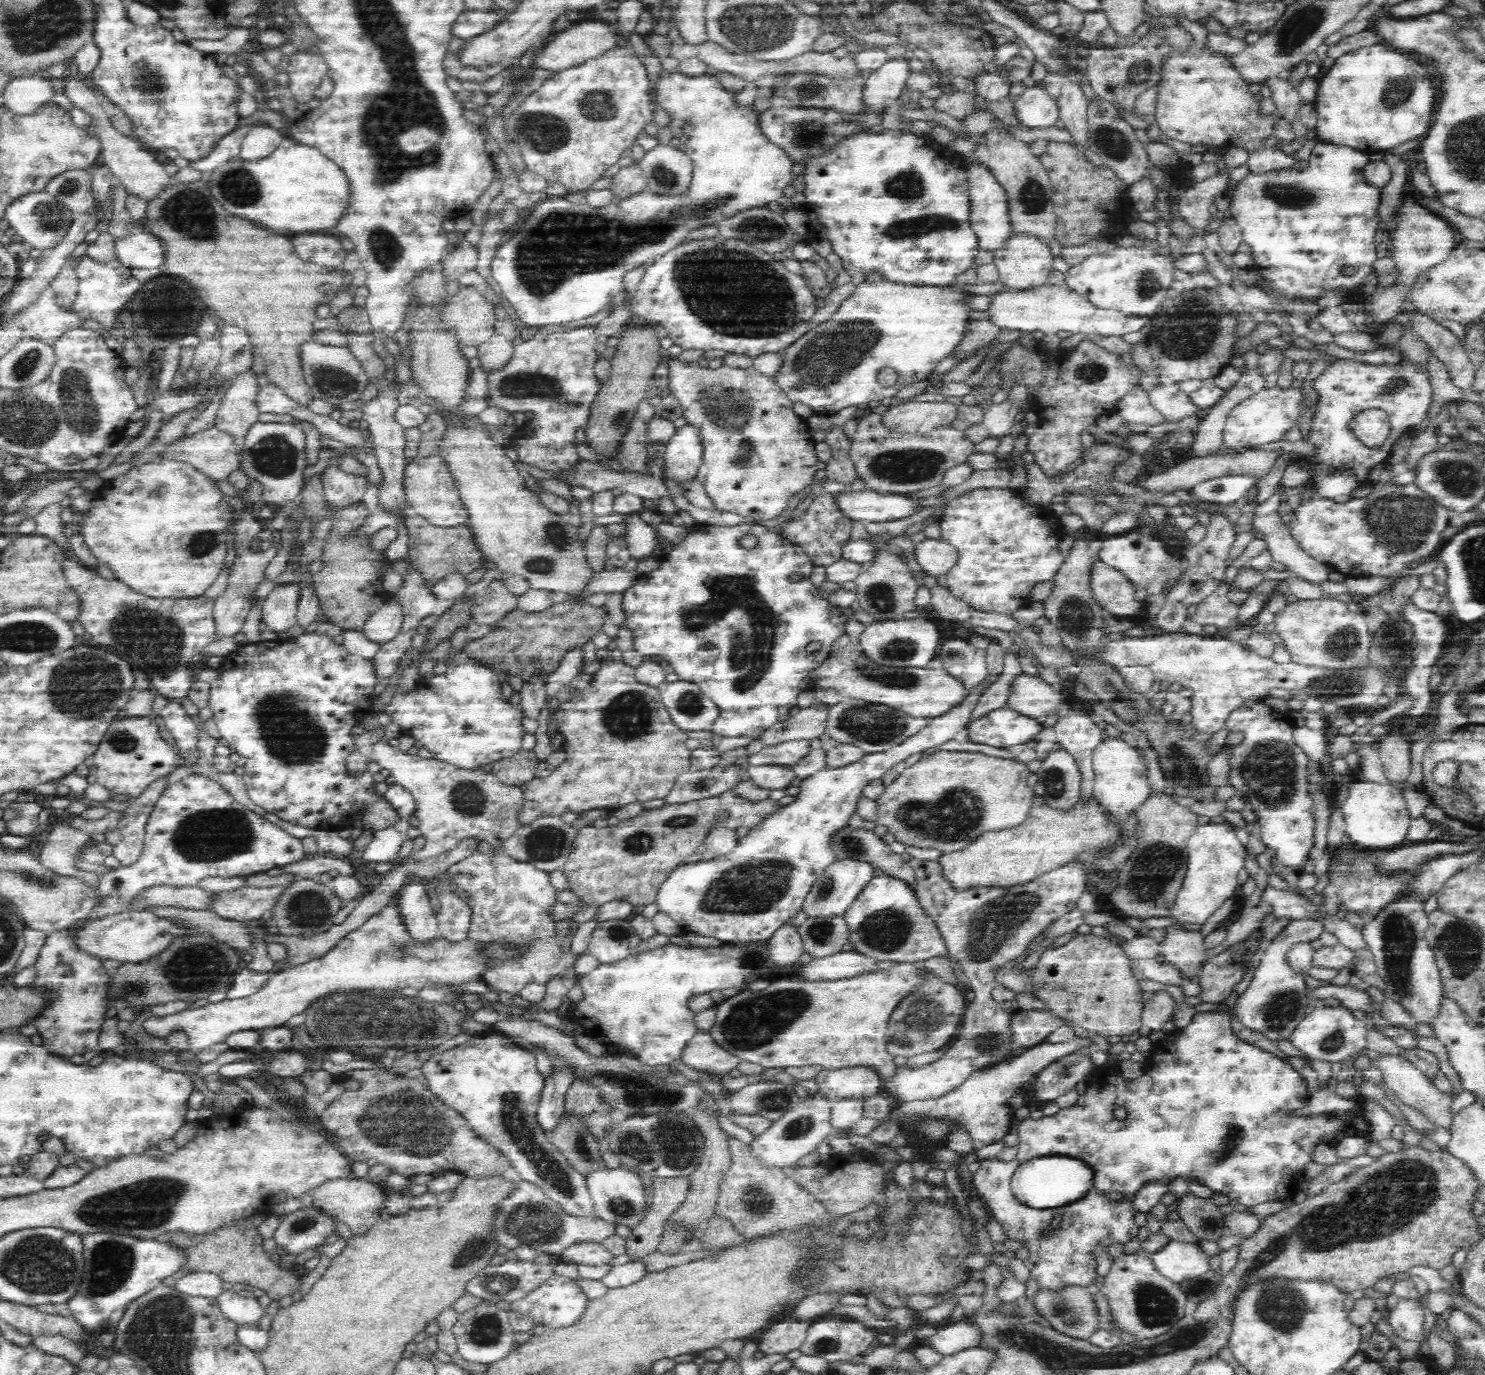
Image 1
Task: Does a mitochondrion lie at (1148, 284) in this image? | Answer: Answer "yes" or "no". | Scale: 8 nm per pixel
yes

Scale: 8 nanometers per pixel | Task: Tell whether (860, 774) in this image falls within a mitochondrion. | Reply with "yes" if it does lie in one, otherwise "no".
no

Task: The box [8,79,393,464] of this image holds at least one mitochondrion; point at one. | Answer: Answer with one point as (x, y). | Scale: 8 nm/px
(189, 211)

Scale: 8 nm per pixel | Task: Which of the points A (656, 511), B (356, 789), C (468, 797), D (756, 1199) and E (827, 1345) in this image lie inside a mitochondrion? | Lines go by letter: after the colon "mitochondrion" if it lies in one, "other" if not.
A: other
B: other
C: mitochondrion
D: mitochondrion
E: mitochondrion

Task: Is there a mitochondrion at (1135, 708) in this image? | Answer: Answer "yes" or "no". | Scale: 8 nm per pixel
yes

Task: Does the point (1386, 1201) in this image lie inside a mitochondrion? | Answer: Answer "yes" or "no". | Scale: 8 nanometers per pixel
yes

